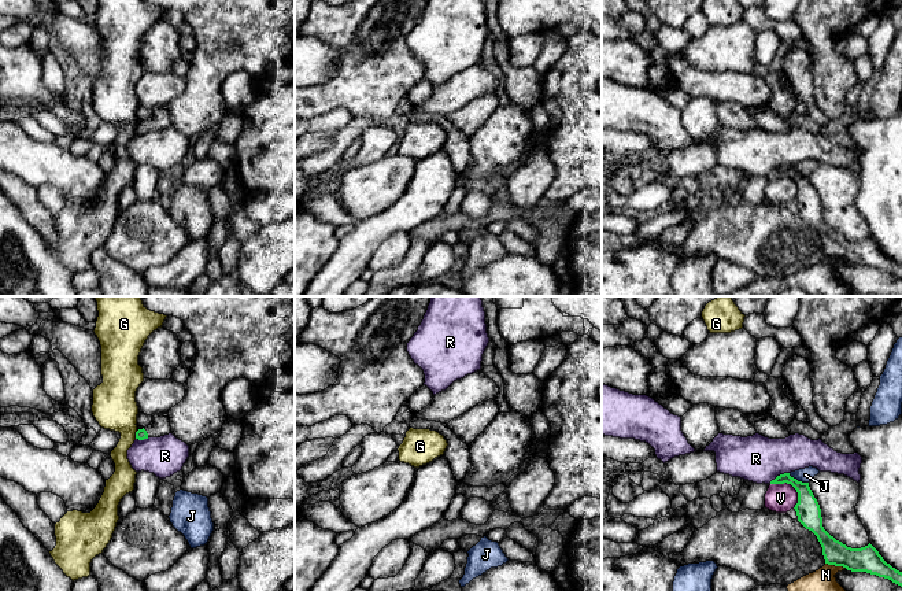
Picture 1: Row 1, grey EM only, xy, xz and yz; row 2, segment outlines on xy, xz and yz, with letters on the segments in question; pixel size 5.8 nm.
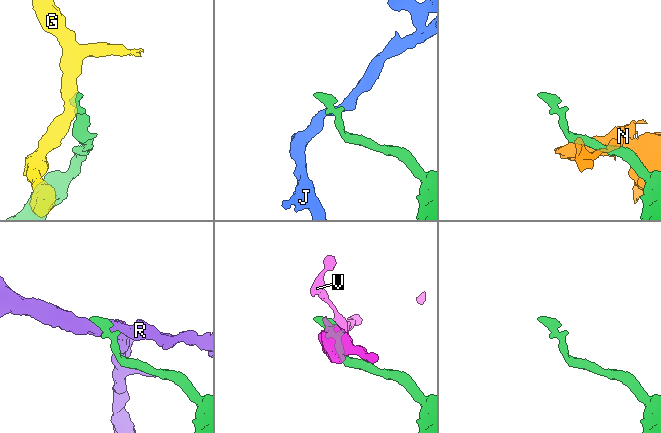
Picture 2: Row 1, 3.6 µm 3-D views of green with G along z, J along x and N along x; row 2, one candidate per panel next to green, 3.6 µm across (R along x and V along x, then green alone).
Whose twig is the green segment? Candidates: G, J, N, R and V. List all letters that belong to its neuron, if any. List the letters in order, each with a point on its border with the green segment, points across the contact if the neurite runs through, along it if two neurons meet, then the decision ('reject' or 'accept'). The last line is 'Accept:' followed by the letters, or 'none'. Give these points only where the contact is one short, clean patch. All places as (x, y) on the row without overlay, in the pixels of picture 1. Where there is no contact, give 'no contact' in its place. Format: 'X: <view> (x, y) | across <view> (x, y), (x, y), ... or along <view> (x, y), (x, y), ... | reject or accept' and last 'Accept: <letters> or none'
G: xy (136, 128) | along xy (137, 124), (135, 130) | reject
J: yz (797, 173) | reject
N: yz (836, 258) | reject
R: yz (780, 167) | reject
V: yz (791, 177) | along yz (771, 176), (788, 176), (797, 185), (795, 199) | reject
Accept: none

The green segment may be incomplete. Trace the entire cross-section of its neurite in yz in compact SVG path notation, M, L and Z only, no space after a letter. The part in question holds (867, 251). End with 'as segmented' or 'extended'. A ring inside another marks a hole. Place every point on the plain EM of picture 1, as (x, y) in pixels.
M790 166L777 169L770 177L791 177L798 185L795 204L798 214L812 224L821 240L825 256L843 259L851 265L866 265L891 273L902 280L902 265L887 256L879 244L869 236L861 241L851 241L831 229L822 219L821 202L809 176L798 174Z; as segmented

